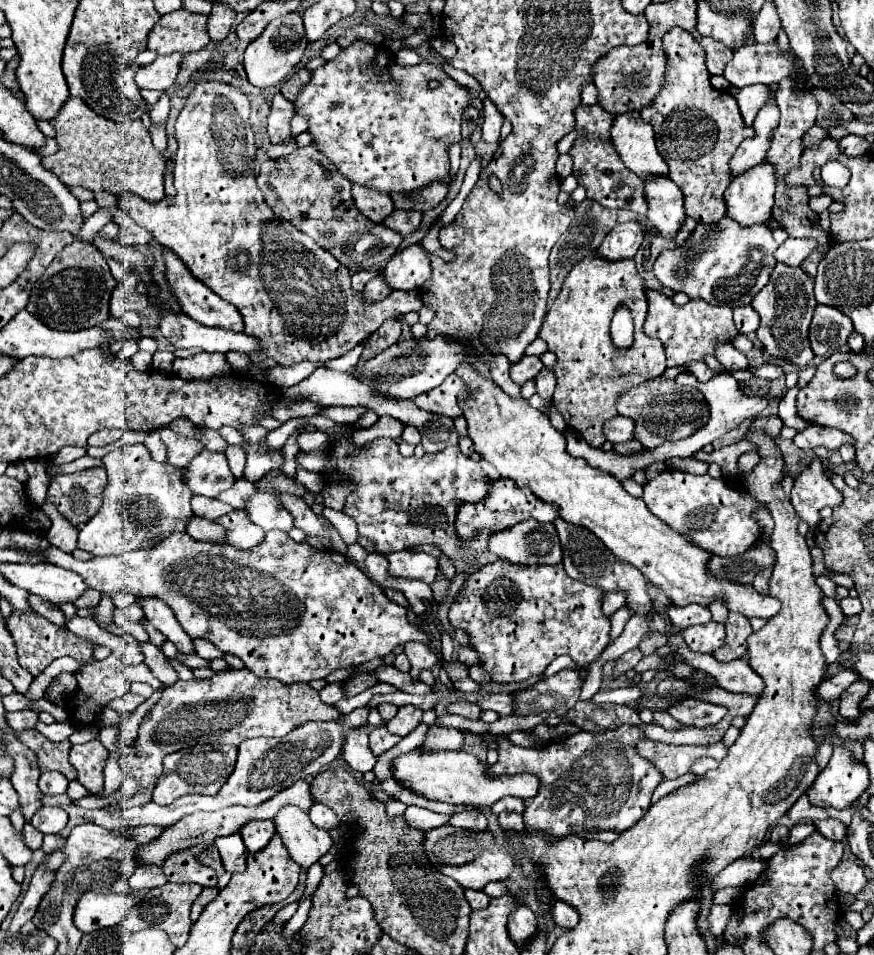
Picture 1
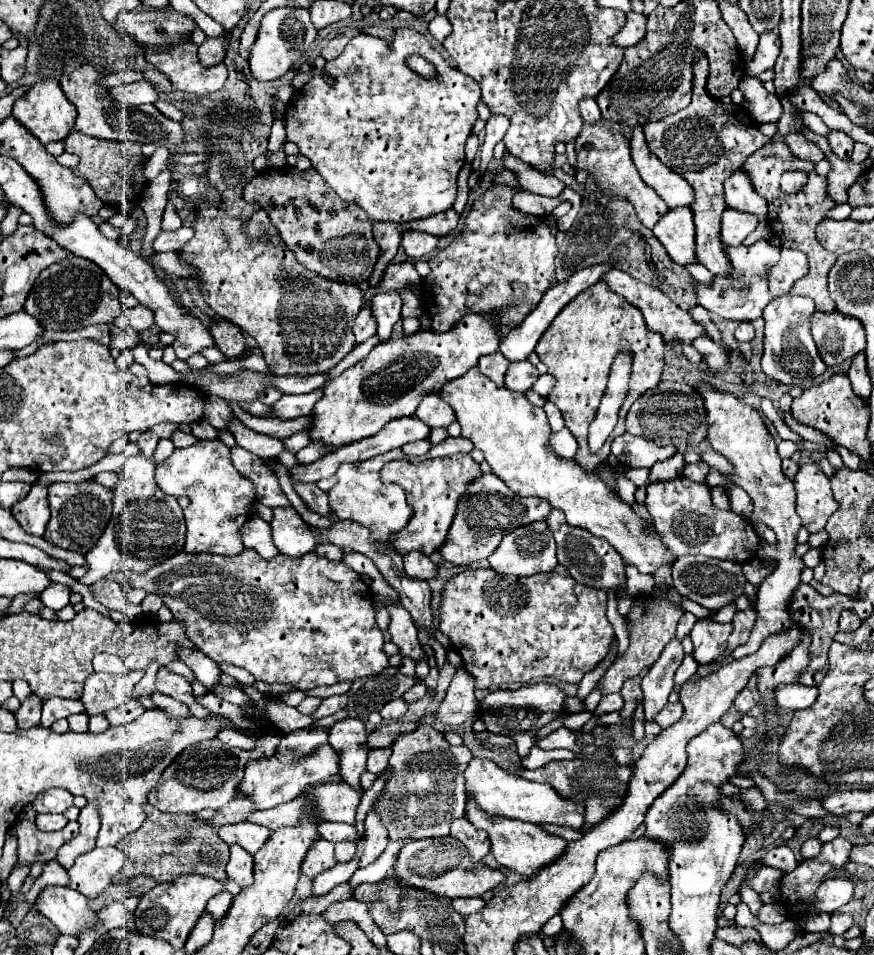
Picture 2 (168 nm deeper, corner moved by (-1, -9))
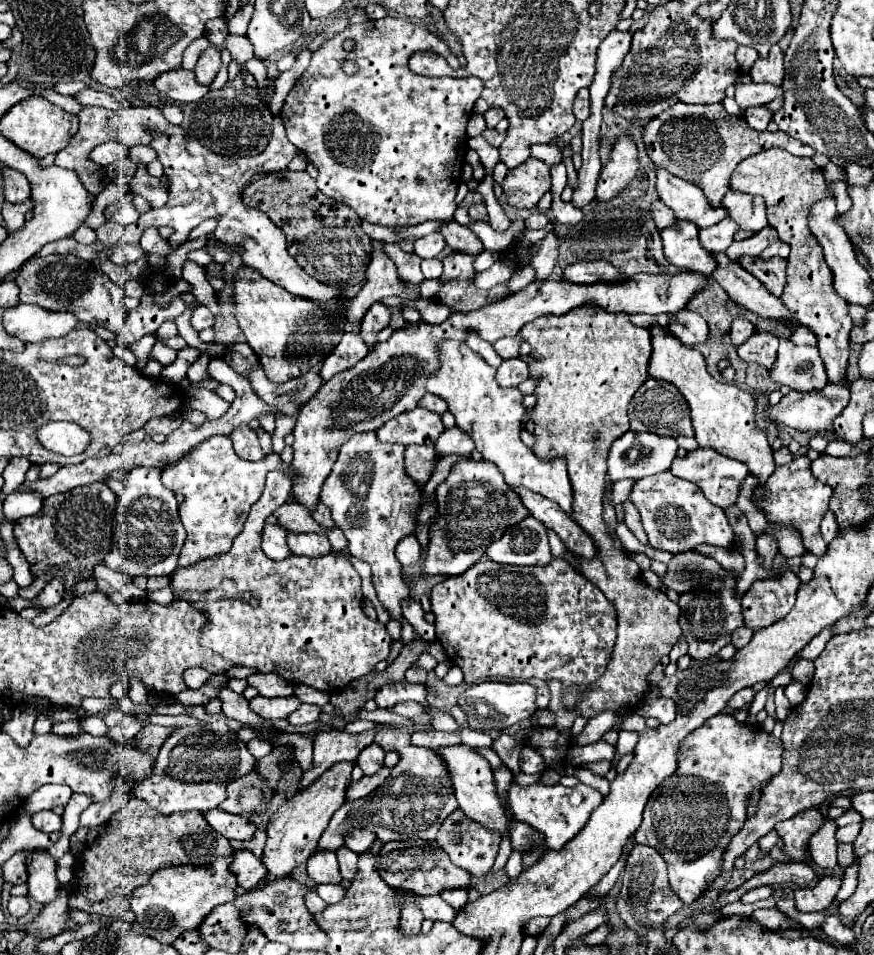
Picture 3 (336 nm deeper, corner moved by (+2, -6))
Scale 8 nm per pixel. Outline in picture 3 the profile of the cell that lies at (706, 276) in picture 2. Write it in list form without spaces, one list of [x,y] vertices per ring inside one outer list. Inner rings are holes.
[[[755,333],[751,341],[743,343],[737,349],[737,355],[745,363],[759,363],[767,369],[773,369],[773,363],[777,359],[777,349],[779,349],[779,339],[767,333]]]

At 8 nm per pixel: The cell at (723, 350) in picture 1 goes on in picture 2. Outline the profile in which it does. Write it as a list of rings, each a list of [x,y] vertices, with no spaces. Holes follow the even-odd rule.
[[[700,336],[692,346],[704,356],[710,370],[724,372],[730,366],[730,352],[726,348],[722,348],[720,344],[716,344],[714,340],[710,340],[708,336]]]

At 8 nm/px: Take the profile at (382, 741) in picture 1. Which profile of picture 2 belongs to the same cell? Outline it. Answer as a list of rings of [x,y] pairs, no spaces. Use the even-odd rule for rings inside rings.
[[[390,748],[370,750],[368,752],[368,772],[380,774],[388,766],[388,758],[390,758]]]

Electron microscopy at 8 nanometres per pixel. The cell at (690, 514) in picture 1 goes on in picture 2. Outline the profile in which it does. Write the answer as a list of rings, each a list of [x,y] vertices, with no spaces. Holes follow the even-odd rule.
[[[684,476],[668,482],[654,482],[646,488],[646,508],[656,530],[674,556],[702,554],[718,560],[732,560],[744,564],[756,556],[758,536],[752,524],[732,510],[720,510],[710,498],[710,486],[696,484]]]

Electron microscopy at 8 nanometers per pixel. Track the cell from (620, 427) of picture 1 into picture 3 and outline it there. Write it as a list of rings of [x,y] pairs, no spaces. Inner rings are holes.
[[[627,431],[611,445],[611,451],[607,457],[607,477],[609,481],[615,483],[619,479],[643,479],[647,475],[657,475],[671,467],[671,461],[675,459],[675,455],[677,455],[677,441],[673,437]]]

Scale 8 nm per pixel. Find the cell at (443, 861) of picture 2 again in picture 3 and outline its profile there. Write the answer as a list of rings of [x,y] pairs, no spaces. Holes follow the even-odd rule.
[[[389,841],[383,843],[379,857],[377,857],[377,871],[391,887],[399,887],[405,891],[411,891],[419,897],[437,895],[443,889],[457,889],[457,887],[469,887],[471,875],[465,869],[459,869],[451,863],[447,853],[443,853],[435,841]]]

